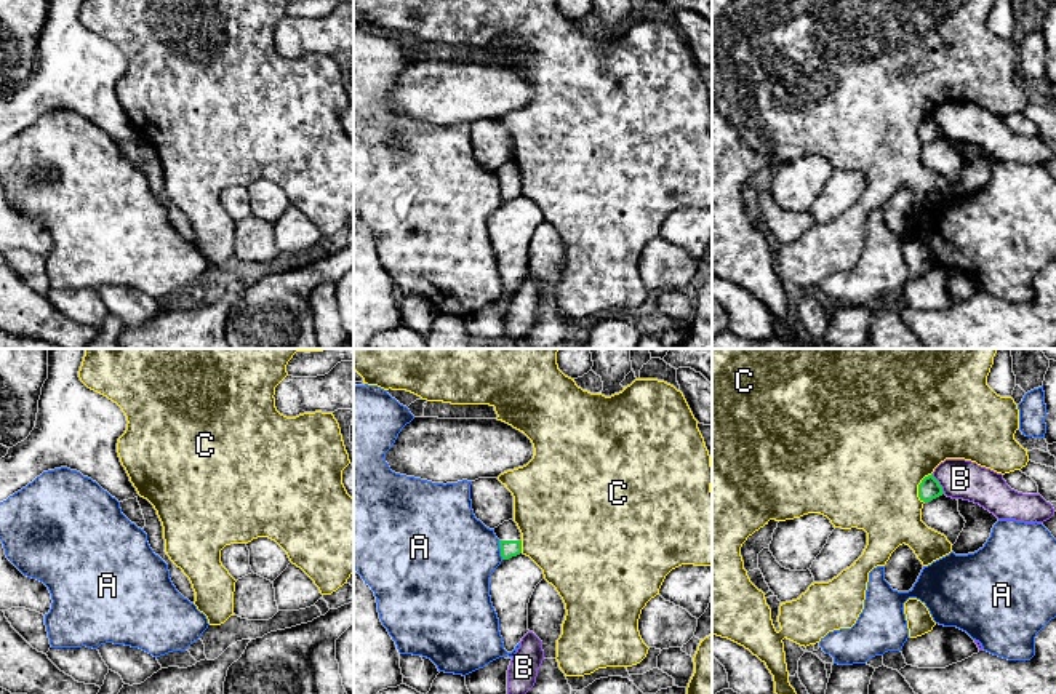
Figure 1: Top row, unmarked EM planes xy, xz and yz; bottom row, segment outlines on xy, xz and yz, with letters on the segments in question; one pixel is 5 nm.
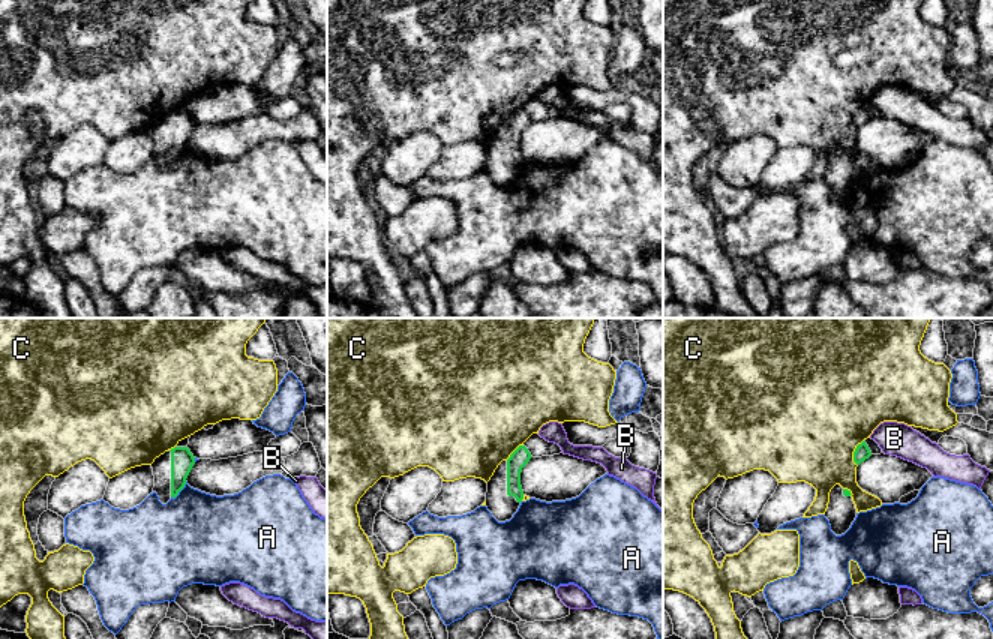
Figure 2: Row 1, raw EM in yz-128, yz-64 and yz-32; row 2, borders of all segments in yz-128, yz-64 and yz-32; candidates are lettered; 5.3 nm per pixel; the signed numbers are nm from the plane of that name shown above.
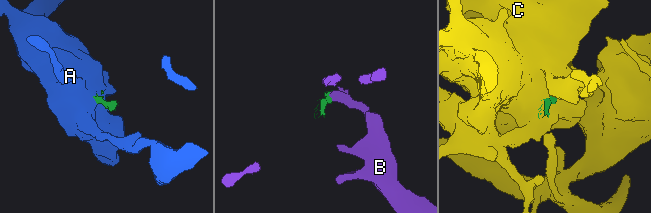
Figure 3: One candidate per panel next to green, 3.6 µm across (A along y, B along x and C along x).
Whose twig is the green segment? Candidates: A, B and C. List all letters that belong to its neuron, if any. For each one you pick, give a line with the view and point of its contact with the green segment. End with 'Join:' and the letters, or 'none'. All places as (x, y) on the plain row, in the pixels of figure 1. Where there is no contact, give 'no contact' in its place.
Join: none

